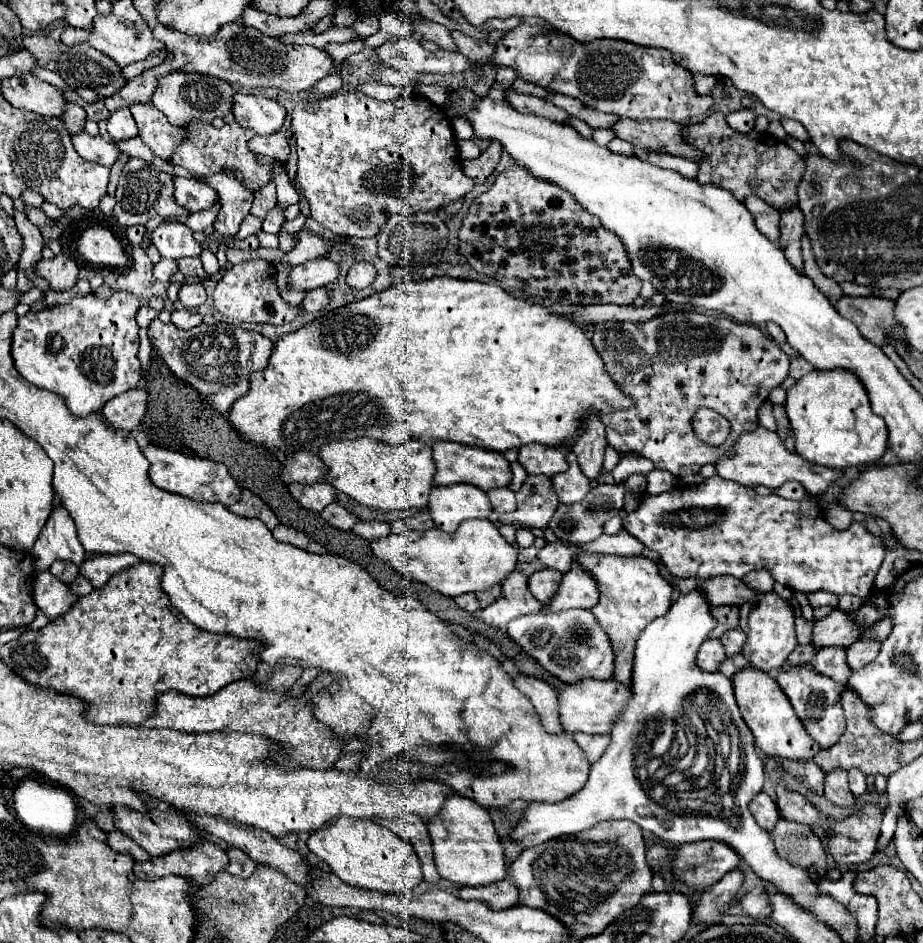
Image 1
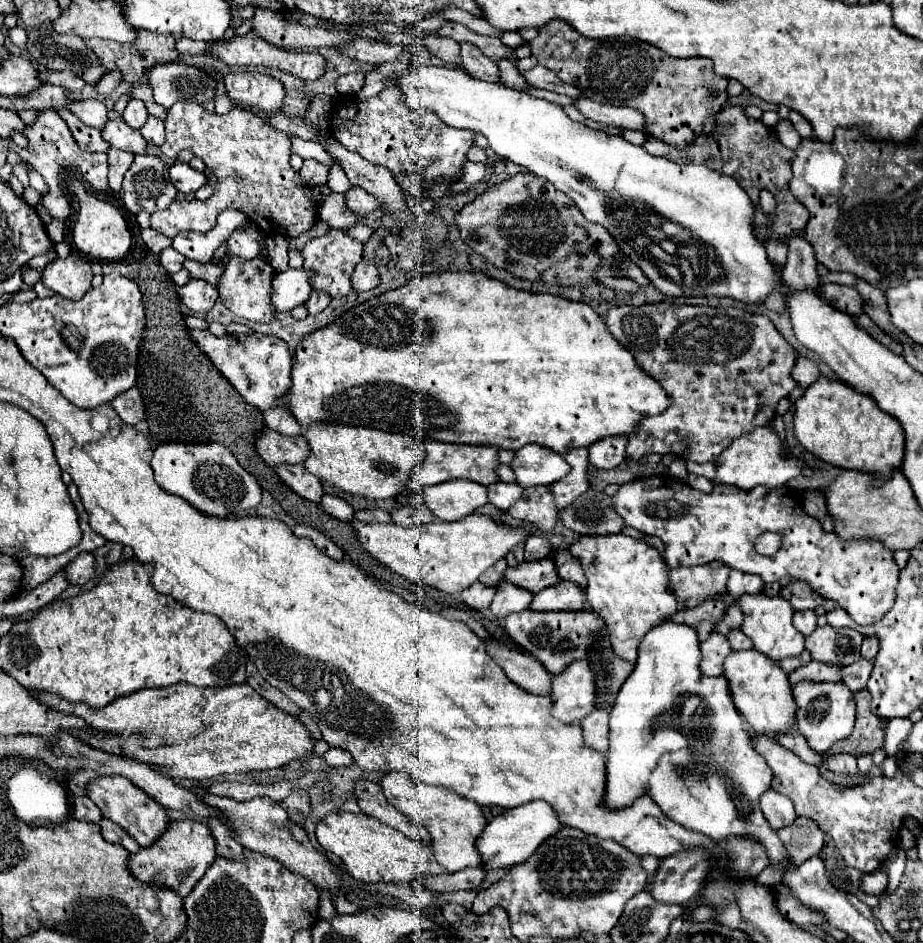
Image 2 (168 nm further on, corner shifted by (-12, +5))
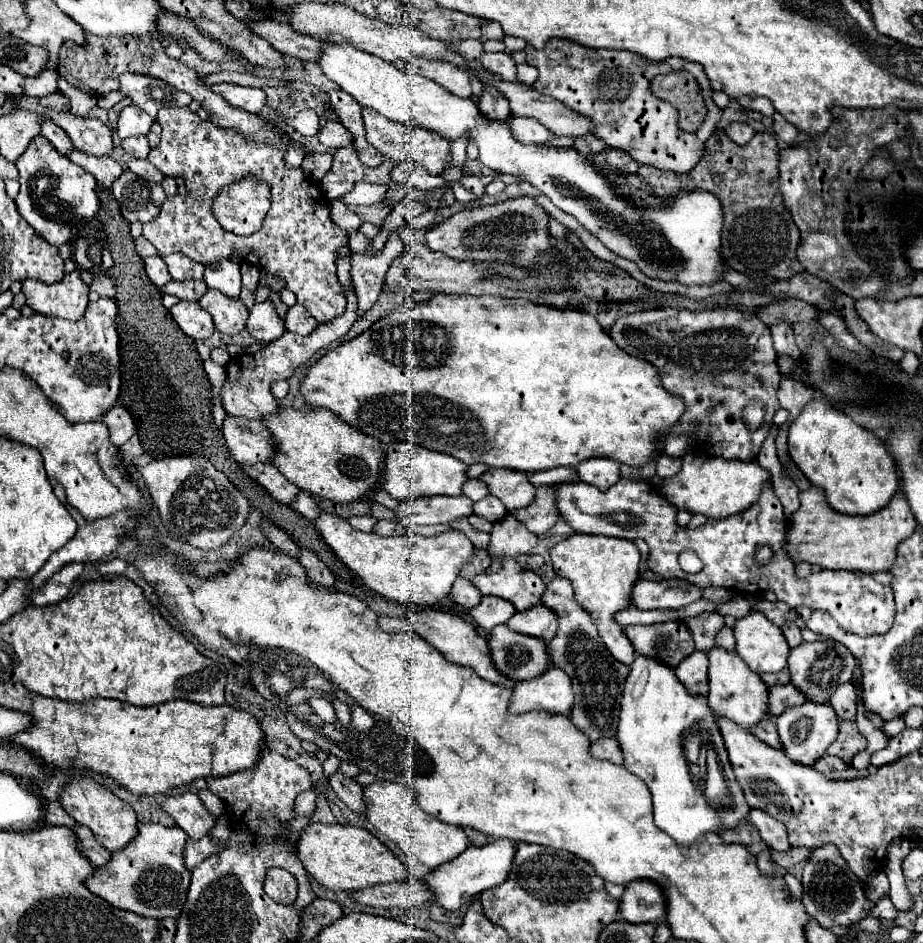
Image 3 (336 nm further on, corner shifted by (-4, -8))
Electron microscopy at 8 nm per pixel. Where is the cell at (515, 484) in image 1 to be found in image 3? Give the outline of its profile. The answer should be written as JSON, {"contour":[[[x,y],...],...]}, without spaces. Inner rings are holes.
{"contour":[[[472,478],[472,480],[466,480],[466,484],[464,484],[464,494],[470,498],[470,500],[474,500],[474,502],[478,502],[478,500],[482,500],[486,494],[490,494],[488,492],[488,488],[482,484],[482,480],[480,478]]]}

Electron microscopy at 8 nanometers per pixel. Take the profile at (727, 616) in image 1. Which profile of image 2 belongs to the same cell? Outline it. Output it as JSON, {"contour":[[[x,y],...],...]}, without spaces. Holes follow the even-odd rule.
{"contour":[[[708,599],[692,609],[682,609],[676,615],[670,617],[670,621],[674,623],[686,623],[688,627],[694,627],[698,631],[698,639],[700,643],[712,633],[714,623],[718,623],[724,617],[724,609],[726,603],[718,601],[718,599]]]}

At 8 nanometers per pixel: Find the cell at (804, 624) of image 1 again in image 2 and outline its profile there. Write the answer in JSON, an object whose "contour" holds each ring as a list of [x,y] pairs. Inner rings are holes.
{"contour":[[[796,611],[794,613],[794,627],[802,635],[810,635],[816,629],[816,613],[814,611]]]}

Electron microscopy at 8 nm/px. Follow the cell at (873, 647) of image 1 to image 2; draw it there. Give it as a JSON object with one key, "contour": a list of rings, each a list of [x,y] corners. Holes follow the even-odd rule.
{"contour":[[[864,657],[858,659],[856,663],[852,663],[850,667],[842,669],[842,683],[854,693],[866,687],[866,681],[872,673],[872,661],[866,661]]]}

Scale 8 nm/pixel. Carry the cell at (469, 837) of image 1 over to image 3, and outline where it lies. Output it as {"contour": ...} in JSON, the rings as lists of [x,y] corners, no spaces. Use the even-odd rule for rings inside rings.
{"contour":[[[374,782],[364,788],[364,802],[368,806],[366,818],[392,842],[396,842],[406,856],[418,858],[430,870],[454,860],[468,848],[468,836],[460,826],[446,824],[430,814],[426,814],[418,804],[414,804],[414,796],[410,796],[410,788],[396,782]]]}

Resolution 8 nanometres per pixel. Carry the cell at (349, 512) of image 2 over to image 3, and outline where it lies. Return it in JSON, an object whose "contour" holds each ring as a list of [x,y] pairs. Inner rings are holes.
{"contour":[[[300,492],[300,496],[298,496],[298,500],[294,502],[294,506],[292,506],[296,512],[300,512],[304,518],[308,518],[310,522],[316,522],[318,520],[318,516],[320,516],[320,508],[314,504],[314,500],[312,500],[312,496],[308,494],[308,492]]]}

